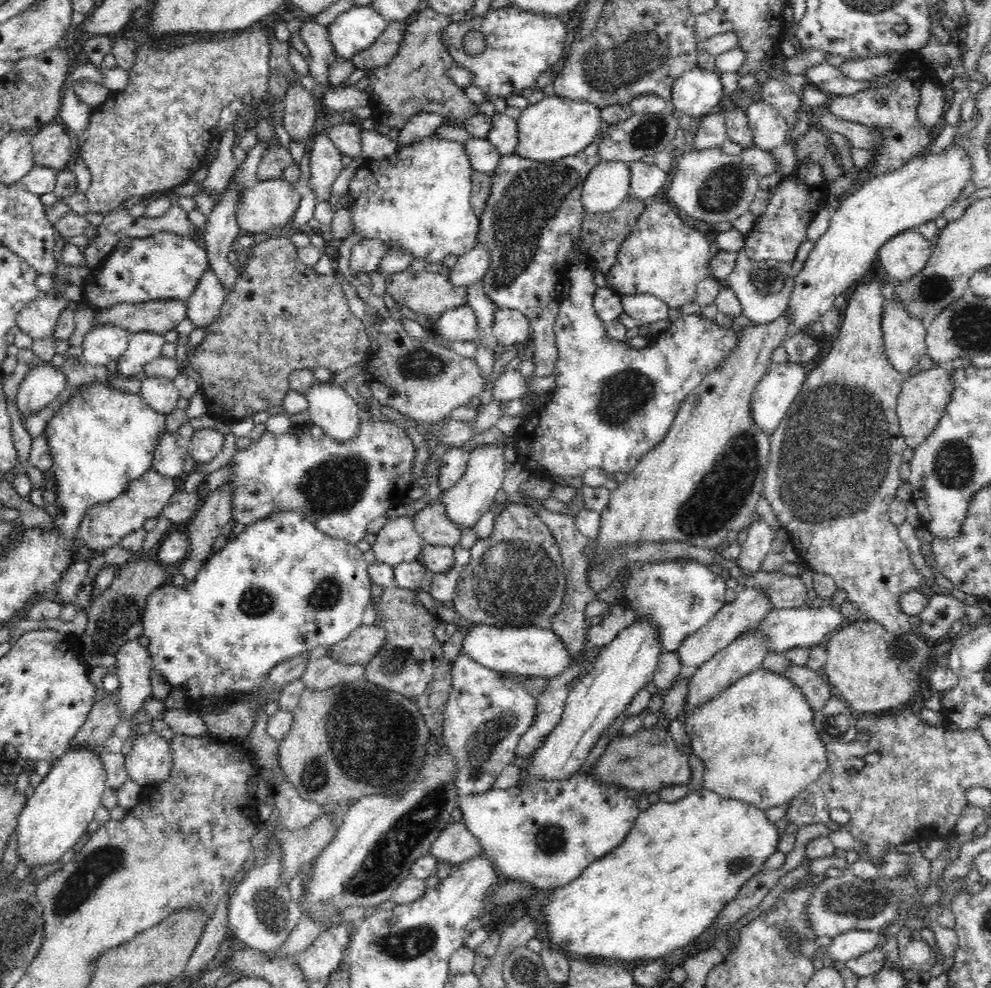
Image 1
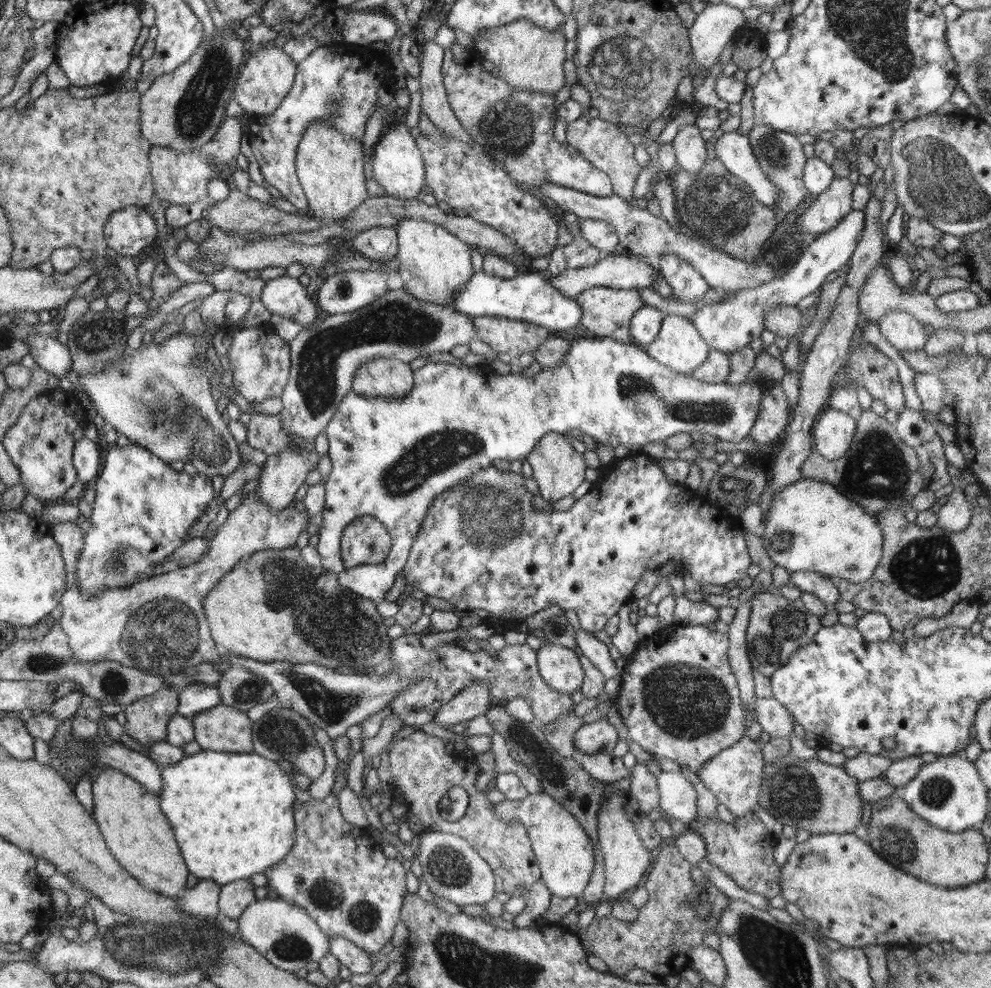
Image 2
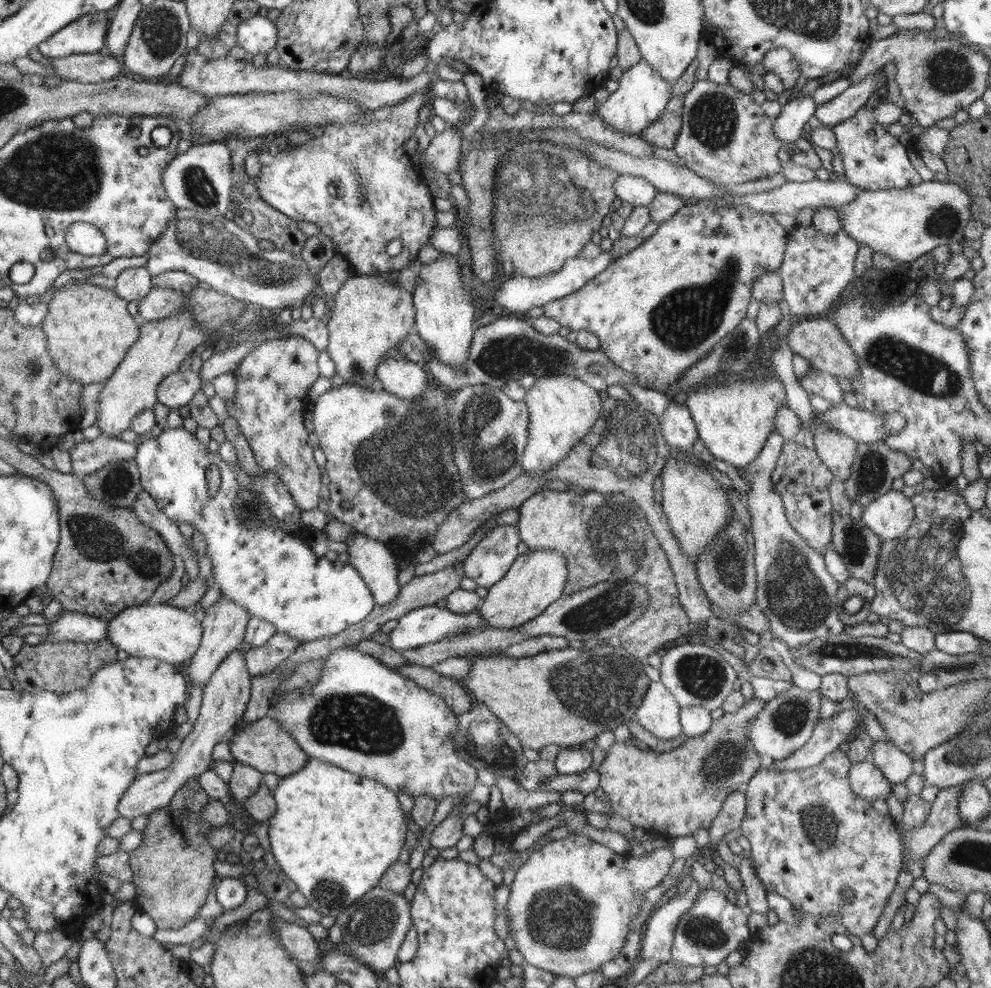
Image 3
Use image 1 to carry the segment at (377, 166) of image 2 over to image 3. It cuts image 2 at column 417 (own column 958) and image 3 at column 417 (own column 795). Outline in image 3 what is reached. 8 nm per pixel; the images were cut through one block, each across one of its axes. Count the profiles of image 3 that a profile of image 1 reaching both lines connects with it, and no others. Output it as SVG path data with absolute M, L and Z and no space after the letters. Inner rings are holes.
M446 253L430 264L421 265L416 280L416 288L412 292L413 305L416 309L414 324L420 338L432 350L435 361L458 371L469 359L470 342L477 329L478 308L474 307L464 285L460 281L460 266L454 255Z

